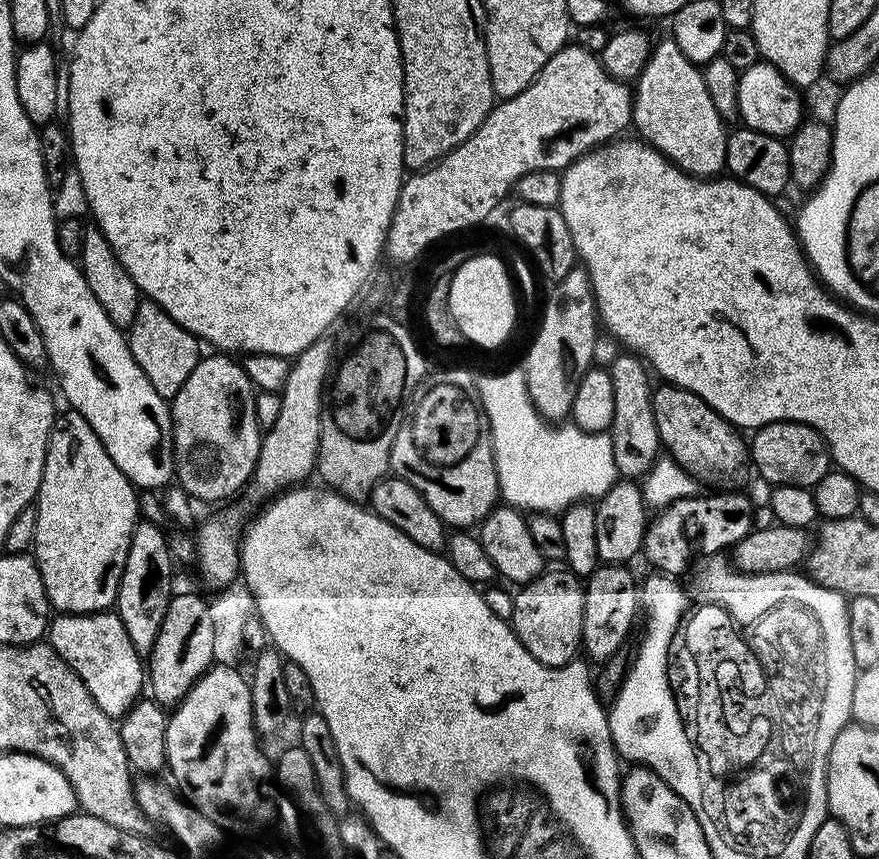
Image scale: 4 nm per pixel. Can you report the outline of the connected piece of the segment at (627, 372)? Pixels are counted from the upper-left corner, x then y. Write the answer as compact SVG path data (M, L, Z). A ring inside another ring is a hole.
M621 353L608 366L613 383L615 410L614 422L611 423L608 435L614 450L617 473L621 477L634 480L647 475L649 469L656 463L661 443L651 408L653 391L652 383L650 384L651 375L635 353Z

